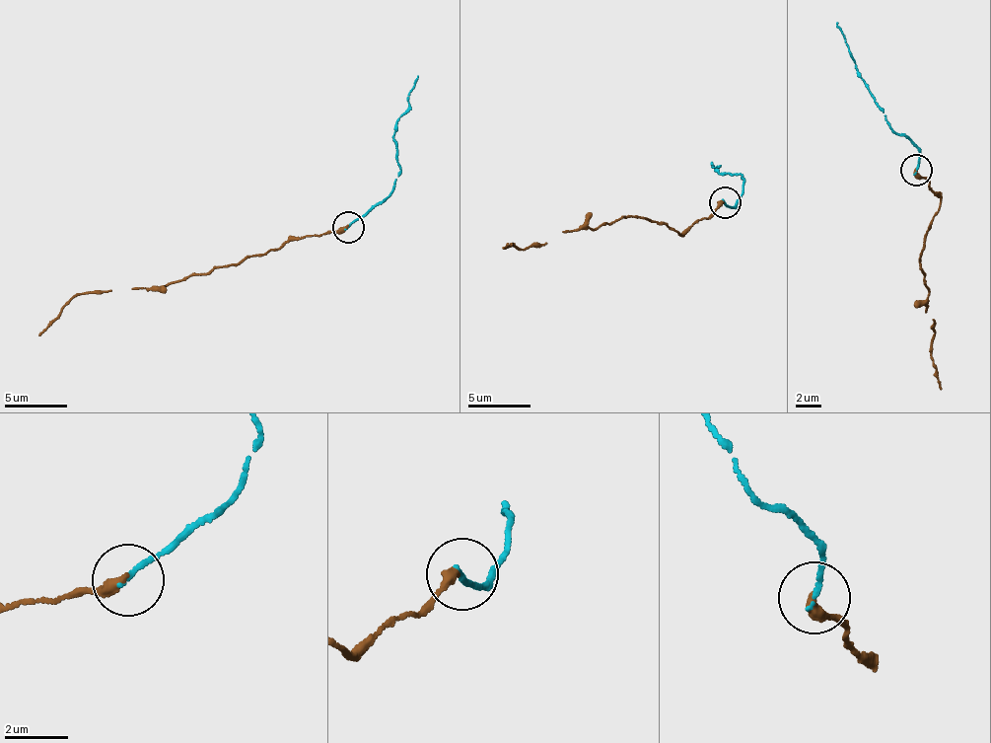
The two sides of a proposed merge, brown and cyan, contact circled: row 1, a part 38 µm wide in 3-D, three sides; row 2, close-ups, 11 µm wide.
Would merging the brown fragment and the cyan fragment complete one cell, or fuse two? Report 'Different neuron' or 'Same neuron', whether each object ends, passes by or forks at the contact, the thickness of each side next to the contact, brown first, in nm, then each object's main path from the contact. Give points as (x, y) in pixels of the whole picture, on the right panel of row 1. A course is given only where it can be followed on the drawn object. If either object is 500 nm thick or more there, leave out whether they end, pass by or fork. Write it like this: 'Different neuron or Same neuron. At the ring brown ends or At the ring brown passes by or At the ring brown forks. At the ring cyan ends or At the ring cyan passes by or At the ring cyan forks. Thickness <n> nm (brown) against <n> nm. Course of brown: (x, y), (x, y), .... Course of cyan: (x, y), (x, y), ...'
Same neuron. At the ring brown ends. At the ring cyan ends. Thickness 360 nm (brown) against 150 nm. Course of brown: (915, 170), (941, 203), (923, 235), (918, 259), (930, 295), (924, 311), (934, 322), (929, 351), (942, 388). Course of cyan: (915, 170), (916, 147), (896, 134), (857, 66), (838, 23)

